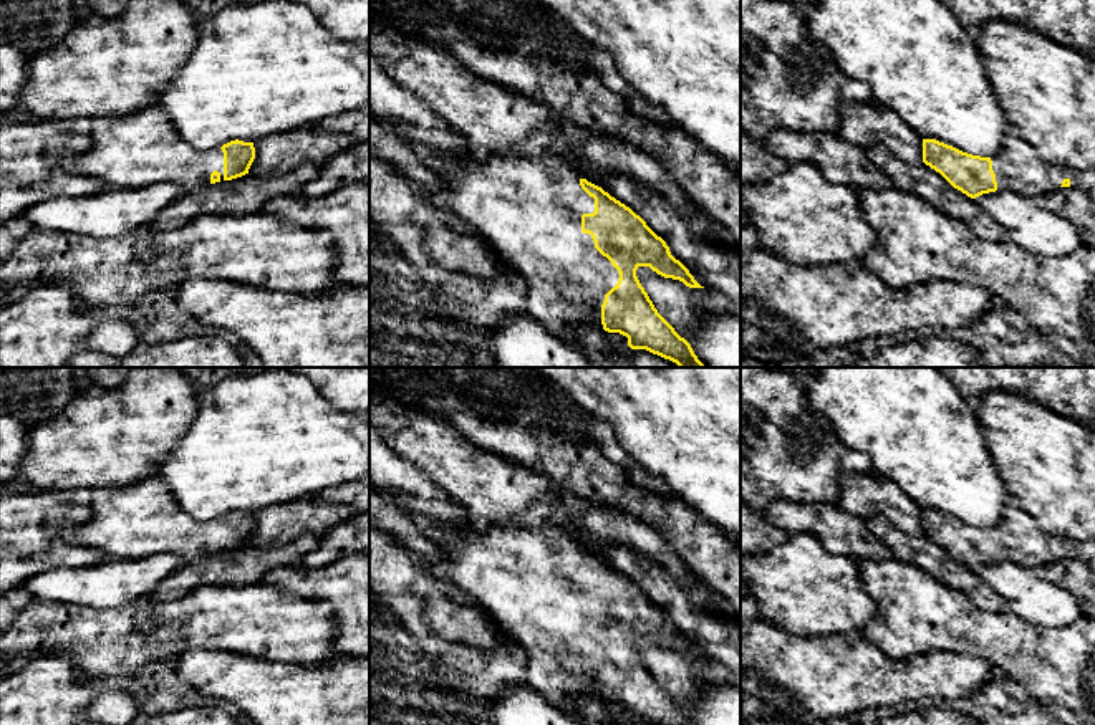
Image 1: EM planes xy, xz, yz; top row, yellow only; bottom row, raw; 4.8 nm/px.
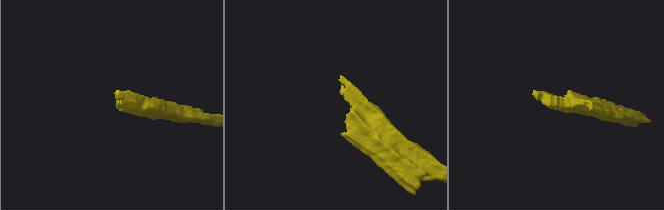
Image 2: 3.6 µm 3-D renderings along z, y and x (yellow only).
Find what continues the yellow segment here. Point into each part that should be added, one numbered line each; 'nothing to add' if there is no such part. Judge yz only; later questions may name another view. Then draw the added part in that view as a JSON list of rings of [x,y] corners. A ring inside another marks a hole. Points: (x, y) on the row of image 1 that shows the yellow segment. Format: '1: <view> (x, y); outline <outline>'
1: yz (1017, 166); outline [[[1014,131],[1006,136],[1001,151],[991,161],[997,190],[1040,199],[1068,179],[1070,187],[1083,190],[1095,202],[1095,169],[1078,170],[1050,164]]]

